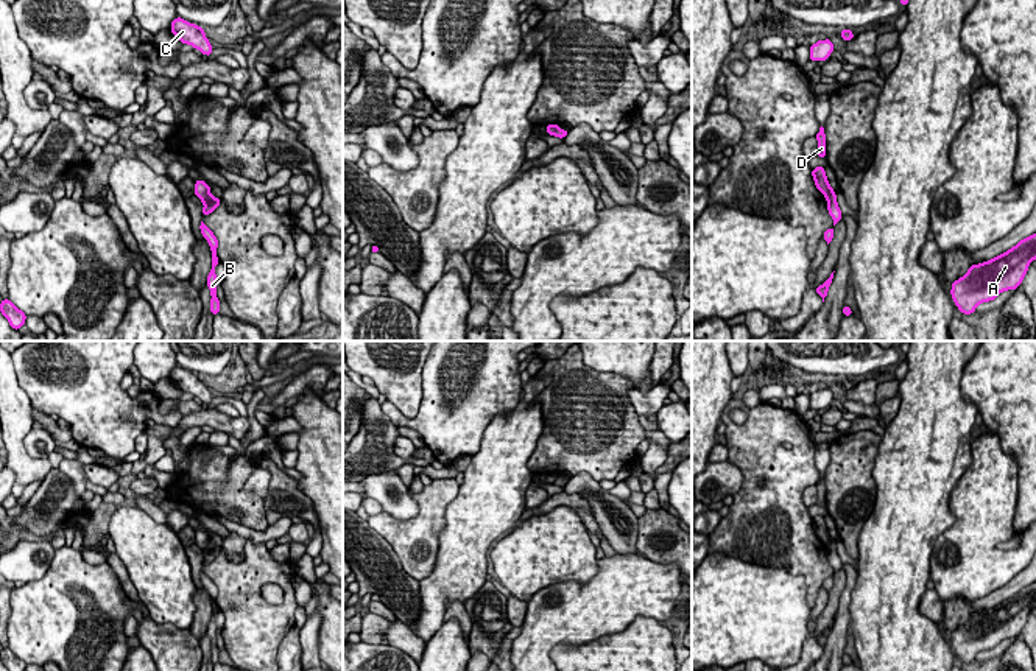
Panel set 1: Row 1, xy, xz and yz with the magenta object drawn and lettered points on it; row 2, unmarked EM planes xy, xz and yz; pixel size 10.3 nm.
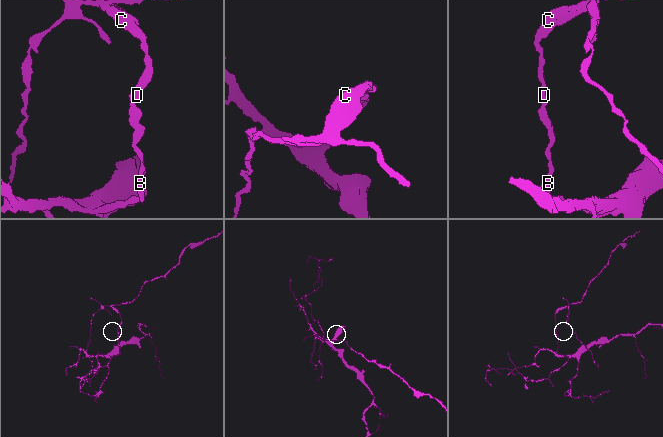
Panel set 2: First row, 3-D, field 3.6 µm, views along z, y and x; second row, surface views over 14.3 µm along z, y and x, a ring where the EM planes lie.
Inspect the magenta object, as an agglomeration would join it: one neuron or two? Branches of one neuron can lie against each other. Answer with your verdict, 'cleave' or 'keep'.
cleave

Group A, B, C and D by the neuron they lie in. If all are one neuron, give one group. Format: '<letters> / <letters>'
A B / C D

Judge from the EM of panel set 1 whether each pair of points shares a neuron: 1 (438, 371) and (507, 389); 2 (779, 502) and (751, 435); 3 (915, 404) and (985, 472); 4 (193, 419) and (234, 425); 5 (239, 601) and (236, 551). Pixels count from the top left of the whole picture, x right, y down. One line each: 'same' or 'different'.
1: same
2: same
3: different
4: same
5: different

